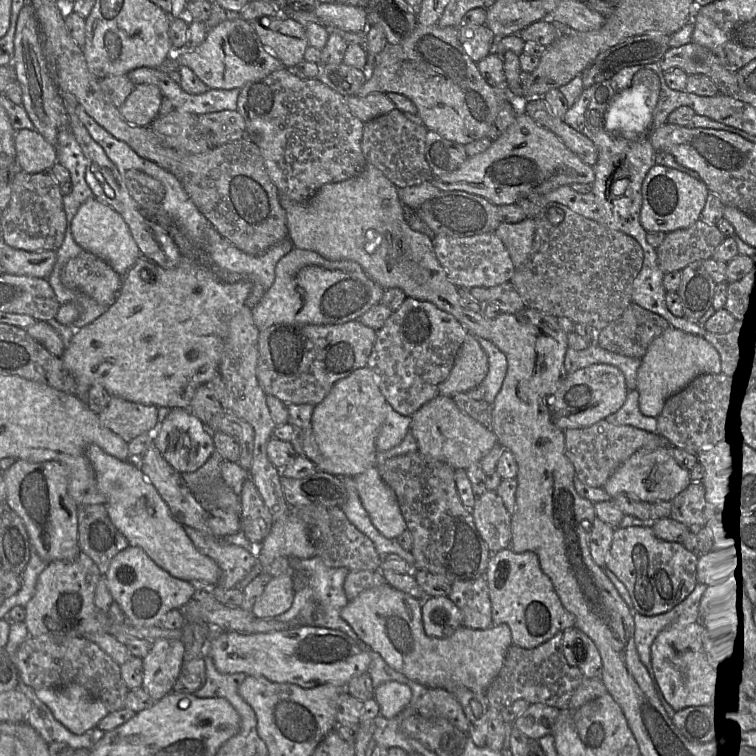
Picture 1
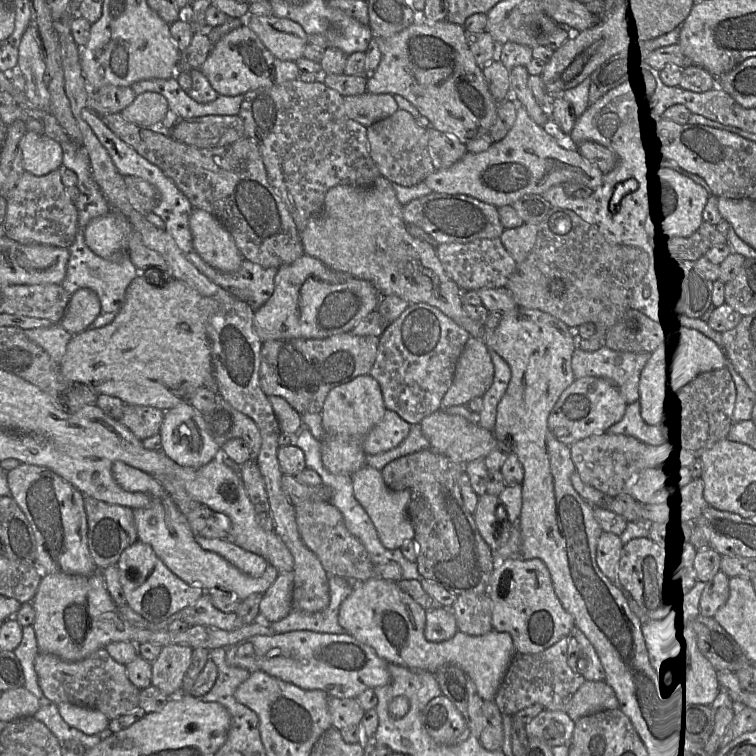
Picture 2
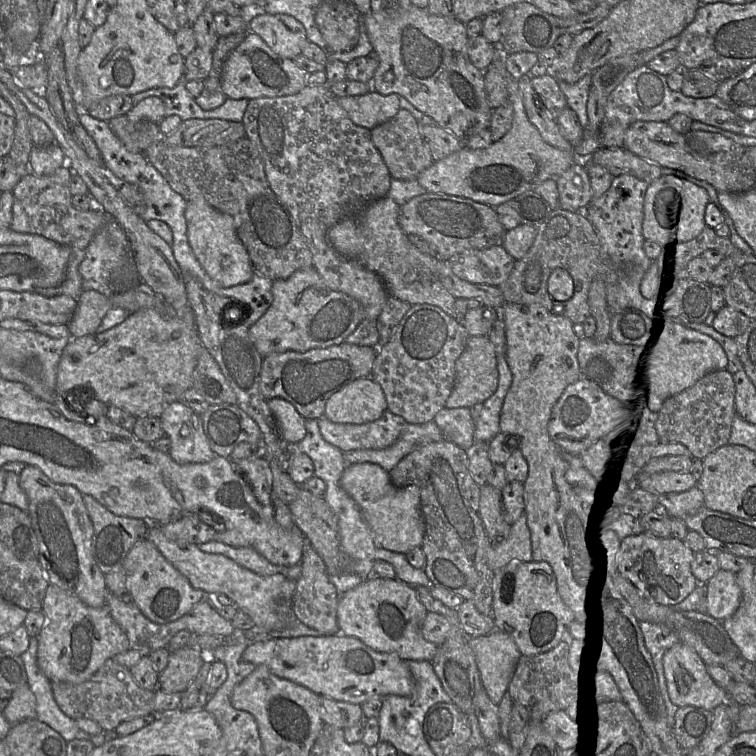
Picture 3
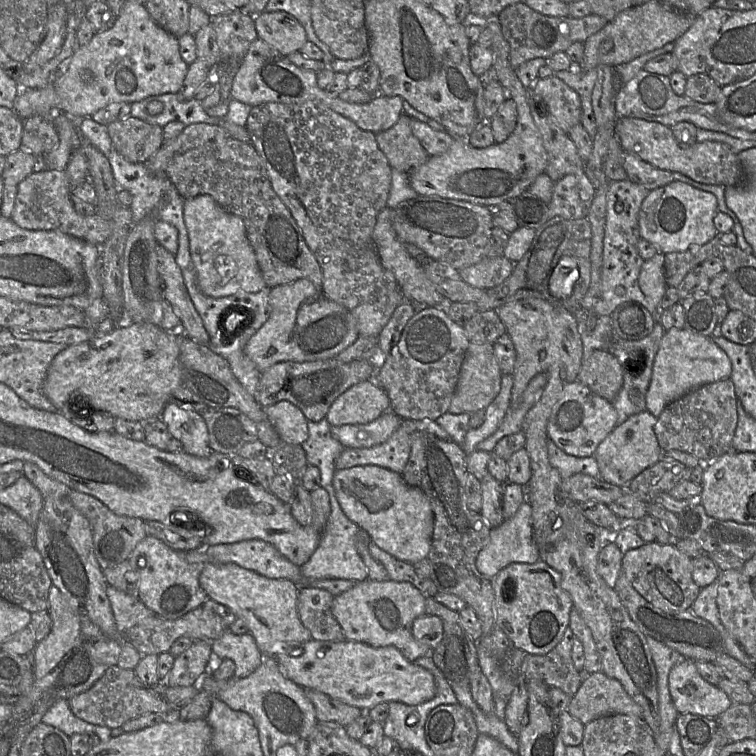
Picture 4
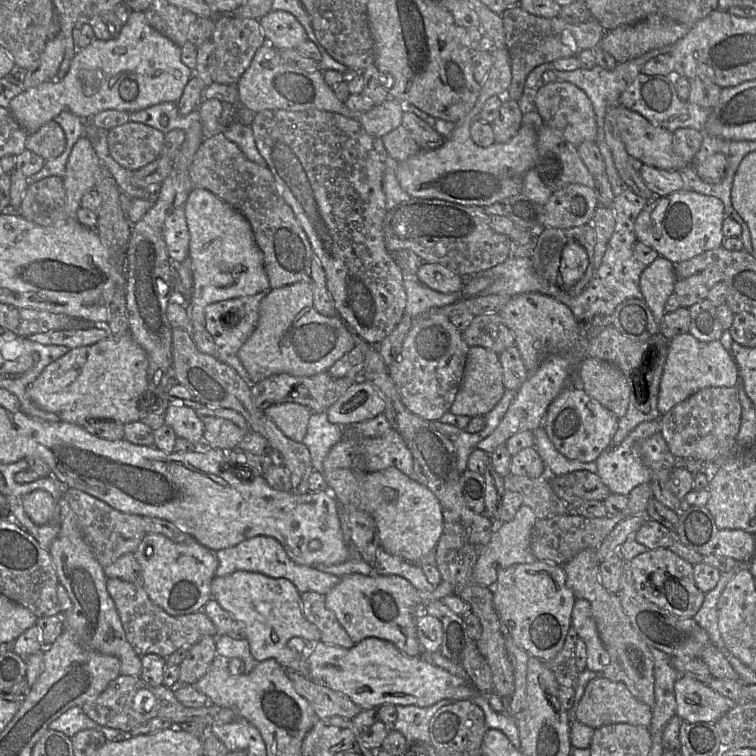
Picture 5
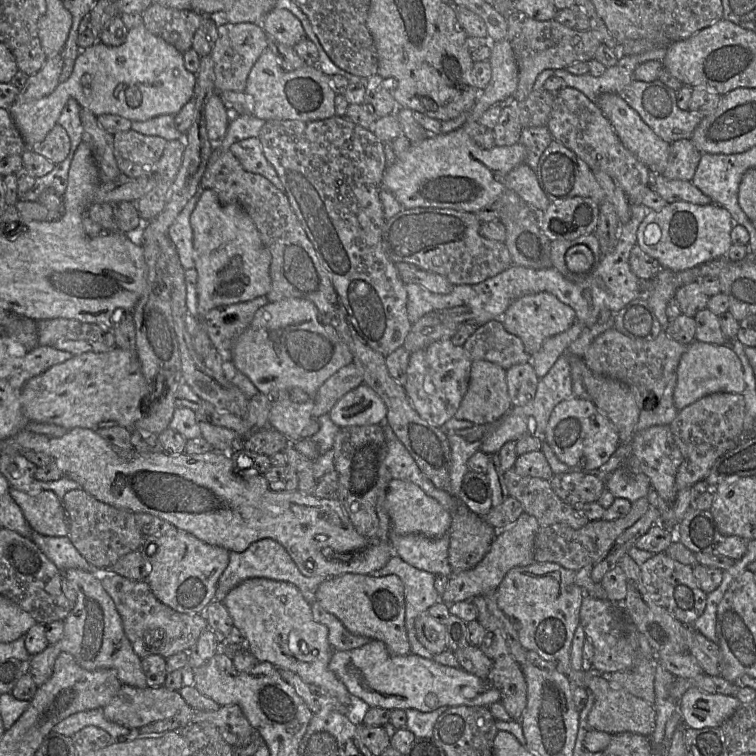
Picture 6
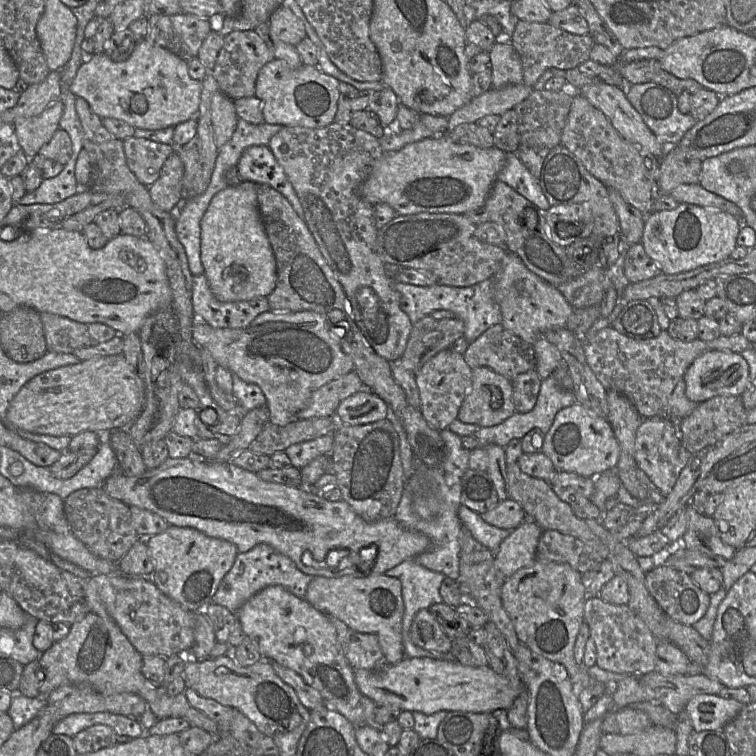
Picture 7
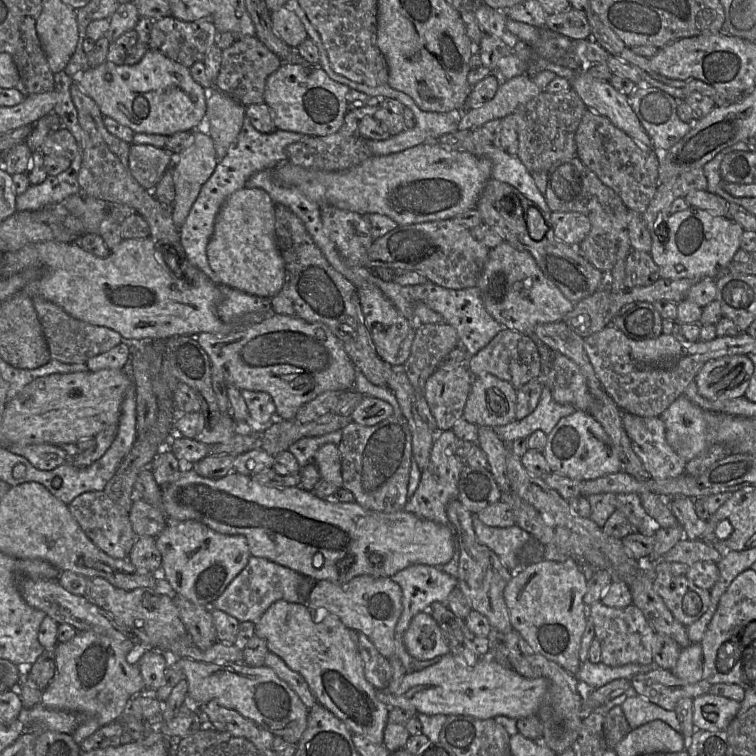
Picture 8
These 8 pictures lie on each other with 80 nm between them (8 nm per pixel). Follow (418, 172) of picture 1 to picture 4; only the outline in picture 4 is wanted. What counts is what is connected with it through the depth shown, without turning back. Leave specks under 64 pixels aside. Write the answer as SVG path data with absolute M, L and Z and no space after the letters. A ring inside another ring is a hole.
M403 112L391 128L376 134L377 144L390 167L407 174L423 165L429 158L412 133L410 122L411 117Z

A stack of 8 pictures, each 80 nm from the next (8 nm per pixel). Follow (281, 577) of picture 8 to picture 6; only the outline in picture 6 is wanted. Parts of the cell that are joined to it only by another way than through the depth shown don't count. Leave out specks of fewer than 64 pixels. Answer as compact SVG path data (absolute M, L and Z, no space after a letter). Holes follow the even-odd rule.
M264 538L253 542L243 552L229 552L229 563L219 577L215 592L215 600L222 602L232 588L249 578L267 578L276 581L289 582L298 588L308 603L312 603L316 599L315 594L318 586L329 577L323 575L303 575L280 543L270 538Z

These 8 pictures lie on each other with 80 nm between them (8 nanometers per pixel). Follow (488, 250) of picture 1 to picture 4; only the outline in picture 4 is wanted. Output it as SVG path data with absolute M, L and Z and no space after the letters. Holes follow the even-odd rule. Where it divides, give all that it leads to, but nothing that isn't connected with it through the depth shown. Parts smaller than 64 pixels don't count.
M503 255L463 268L459 274L468 285L488 290L502 284L511 275L513 267L514 263Z

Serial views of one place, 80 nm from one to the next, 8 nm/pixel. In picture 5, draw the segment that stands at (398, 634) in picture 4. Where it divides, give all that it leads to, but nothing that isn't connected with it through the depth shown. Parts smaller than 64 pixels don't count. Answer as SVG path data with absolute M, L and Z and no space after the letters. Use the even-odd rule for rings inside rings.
M354 573L341 577L340 582L325 594L325 605L355 644L367 638L378 638L391 642L408 656L417 657L424 650L417 638L415 610L452 594L454 587L445 581L435 587L433 592L422 592L397 575Z

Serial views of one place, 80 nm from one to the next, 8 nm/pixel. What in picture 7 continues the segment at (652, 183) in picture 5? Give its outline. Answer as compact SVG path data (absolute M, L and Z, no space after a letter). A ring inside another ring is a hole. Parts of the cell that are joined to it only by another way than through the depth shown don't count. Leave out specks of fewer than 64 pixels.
M682 184L670 194L679 204L697 205L707 209L721 210L741 220L742 211L734 203L712 193L699 184Z

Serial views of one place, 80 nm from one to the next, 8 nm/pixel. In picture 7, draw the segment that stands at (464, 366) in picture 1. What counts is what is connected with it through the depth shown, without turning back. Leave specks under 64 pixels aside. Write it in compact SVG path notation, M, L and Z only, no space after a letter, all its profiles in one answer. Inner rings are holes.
M487 367L472 369L472 385L457 420L481 427L504 422L516 412L512 382Z

